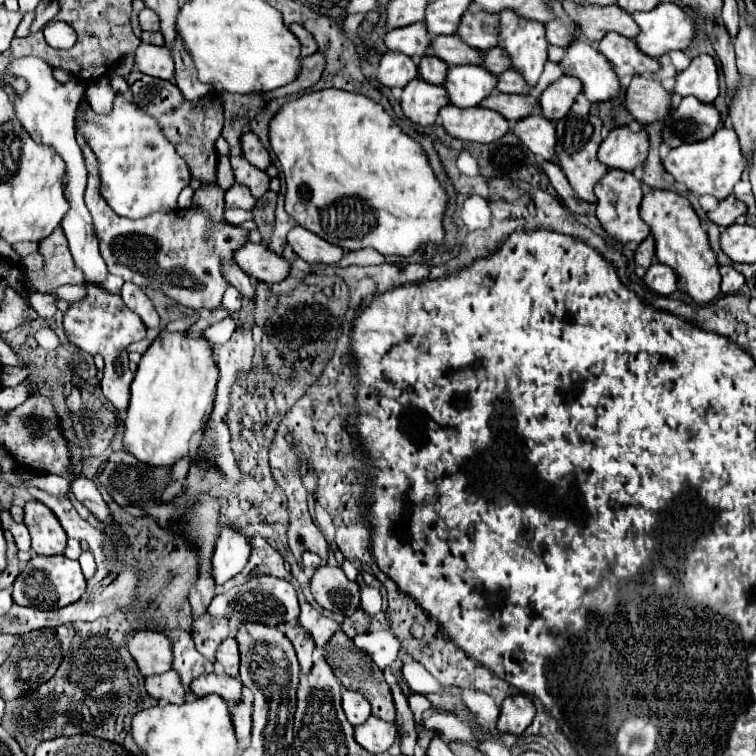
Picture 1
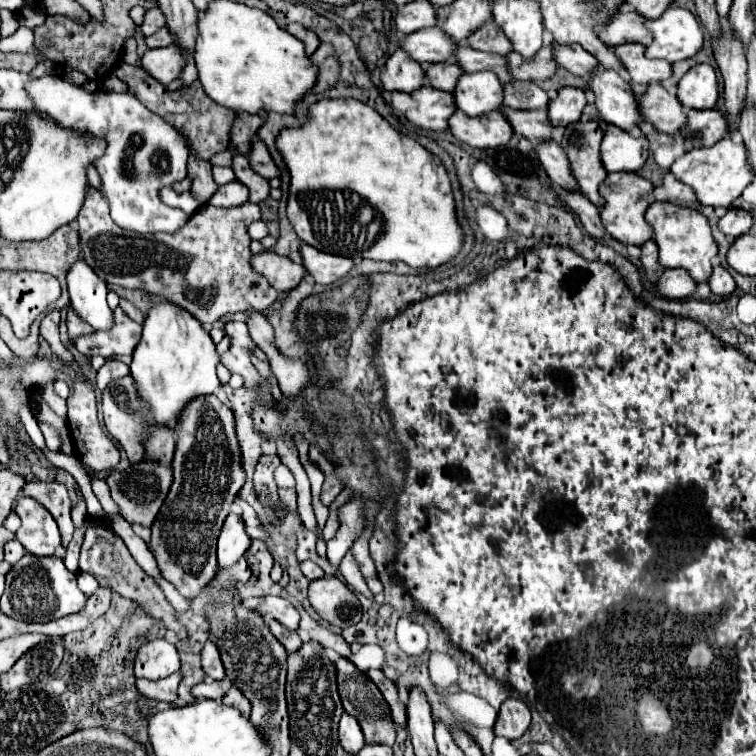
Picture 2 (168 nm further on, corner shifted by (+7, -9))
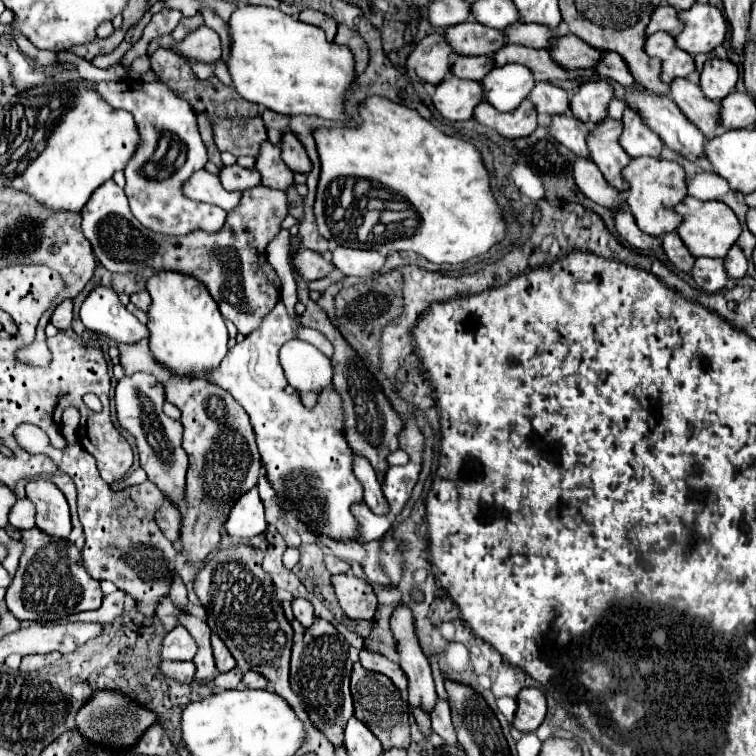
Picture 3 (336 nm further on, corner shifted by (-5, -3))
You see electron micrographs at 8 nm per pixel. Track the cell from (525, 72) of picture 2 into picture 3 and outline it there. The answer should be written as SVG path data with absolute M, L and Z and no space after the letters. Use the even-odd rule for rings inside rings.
M568 33L558 39L558 43L550 49L552 57L568 69L592 69L604 57L604 53L596 47L590 47L580 37Z

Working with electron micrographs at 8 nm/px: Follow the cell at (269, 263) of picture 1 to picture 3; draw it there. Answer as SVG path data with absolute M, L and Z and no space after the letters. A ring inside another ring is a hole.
M298 249L292 257L292 265L296 267L296 273L304 281L316 281L334 271L334 263L326 261L320 253L310 249Z

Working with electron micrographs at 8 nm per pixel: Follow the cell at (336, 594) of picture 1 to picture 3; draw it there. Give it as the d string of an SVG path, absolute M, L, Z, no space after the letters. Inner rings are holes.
M350 573L334 575L332 585L336 589L342 611L350 619L372 619L376 613L376 595L372 585Z

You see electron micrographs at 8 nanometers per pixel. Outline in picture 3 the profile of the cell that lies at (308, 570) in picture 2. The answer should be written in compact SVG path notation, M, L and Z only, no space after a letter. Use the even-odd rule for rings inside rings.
M326 555L326 557L324 557L324 563L326 563L326 567L328 567L328 571L330 571L332 575L348 573L348 571L350 571L350 565L348 565L346 561L334 557L334 555Z

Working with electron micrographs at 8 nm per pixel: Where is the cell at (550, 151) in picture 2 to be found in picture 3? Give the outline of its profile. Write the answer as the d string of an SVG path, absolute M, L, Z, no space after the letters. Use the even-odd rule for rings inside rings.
M578 157L576 165L574 165L574 179L576 179L578 189L588 199L592 199L594 203L598 203L598 205L602 205L606 209L616 207L616 203L620 203L620 199L622 199L620 197L622 191L616 191L616 187L606 183L600 169L588 159Z

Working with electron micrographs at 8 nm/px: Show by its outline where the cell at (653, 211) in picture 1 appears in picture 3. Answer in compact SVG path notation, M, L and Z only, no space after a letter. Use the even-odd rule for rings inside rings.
M688 195L684 201L676 205L676 211L684 217L684 221L678 227L678 235L694 257L724 257L742 233L738 217L722 201L700 201Z

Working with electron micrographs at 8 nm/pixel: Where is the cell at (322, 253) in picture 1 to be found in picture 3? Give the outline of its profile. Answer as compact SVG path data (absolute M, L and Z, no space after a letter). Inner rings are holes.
M336 247L332 251L332 263L336 269L340 269L344 275L354 277L370 277L378 273L384 265L386 257L378 251L362 251L362 249L348 249L348 247Z

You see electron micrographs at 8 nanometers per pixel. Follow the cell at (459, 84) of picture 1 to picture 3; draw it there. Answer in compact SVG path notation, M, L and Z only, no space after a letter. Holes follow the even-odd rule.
M504 65L494 67L482 79L482 85L488 103L498 111L512 111L526 99L532 85L536 85L536 79L524 65Z

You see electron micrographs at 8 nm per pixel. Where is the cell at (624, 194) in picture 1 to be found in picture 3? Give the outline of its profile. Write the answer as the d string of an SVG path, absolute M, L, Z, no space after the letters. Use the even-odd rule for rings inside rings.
M654 157L632 159L630 165L624 169L624 179L630 183L628 205L640 231L654 237L662 237L664 233L672 233L680 225L680 215L676 215L674 207L688 193L686 193L686 173L676 161Z

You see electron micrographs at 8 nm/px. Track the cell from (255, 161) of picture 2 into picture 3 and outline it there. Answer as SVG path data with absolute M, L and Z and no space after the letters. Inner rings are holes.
M286 131L282 137L282 159L294 173L310 173L312 169L304 145L298 141L298 137L292 131Z

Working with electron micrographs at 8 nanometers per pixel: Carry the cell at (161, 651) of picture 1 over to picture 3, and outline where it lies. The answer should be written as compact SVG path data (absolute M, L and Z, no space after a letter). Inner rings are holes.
M174 627L162 641L162 661L190 661L198 651L196 641L186 627Z

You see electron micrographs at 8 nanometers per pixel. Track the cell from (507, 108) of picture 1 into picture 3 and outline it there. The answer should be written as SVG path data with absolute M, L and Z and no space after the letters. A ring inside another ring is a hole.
M556 115L552 117L552 125L550 125L550 135L560 141L562 145L566 145L574 155L590 159L588 155L588 147L586 147L586 137L588 137L590 125L582 123L580 119L572 117L572 115Z

